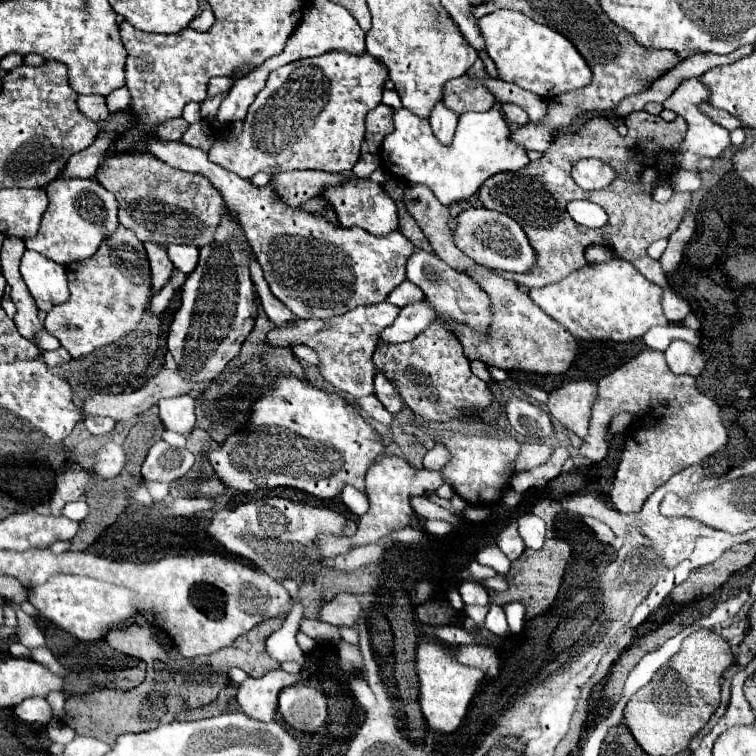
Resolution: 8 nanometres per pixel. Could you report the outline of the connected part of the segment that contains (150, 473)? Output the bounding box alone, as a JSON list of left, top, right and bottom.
[142,442,194,482]

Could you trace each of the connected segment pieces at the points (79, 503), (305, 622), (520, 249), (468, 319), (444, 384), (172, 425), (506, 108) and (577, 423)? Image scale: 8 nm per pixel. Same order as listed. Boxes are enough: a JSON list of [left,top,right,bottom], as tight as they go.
[[62,498,88,520],[300,618,340,642],[454,208,538,274],[406,248,490,332],[374,322,492,420],[158,396,196,436],[502,104,528,126],[548,380,596,438]]

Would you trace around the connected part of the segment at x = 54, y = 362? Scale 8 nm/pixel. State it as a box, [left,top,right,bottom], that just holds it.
[42,348,70,366]

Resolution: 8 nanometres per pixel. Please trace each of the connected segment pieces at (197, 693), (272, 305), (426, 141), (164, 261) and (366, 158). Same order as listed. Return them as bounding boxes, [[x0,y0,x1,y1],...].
[[64,618,284,746],[248,254,298,326],[382,108,528,206],[144,242,174,296],[352,152,380,178]]

